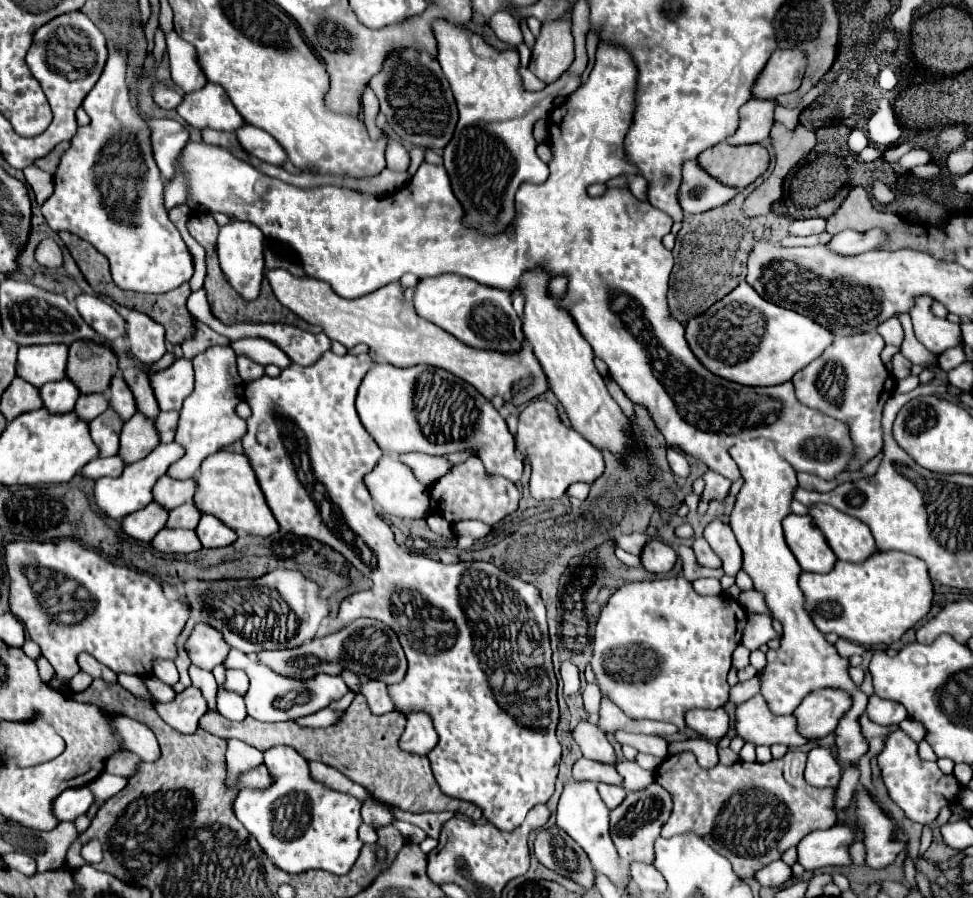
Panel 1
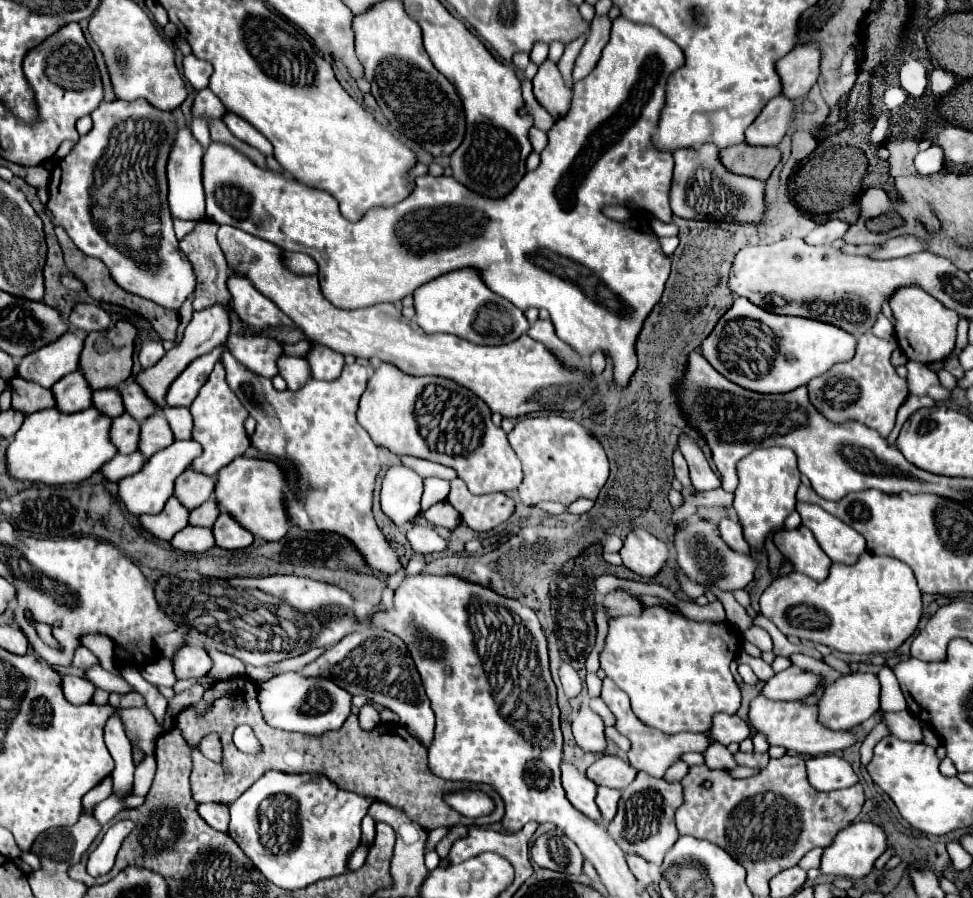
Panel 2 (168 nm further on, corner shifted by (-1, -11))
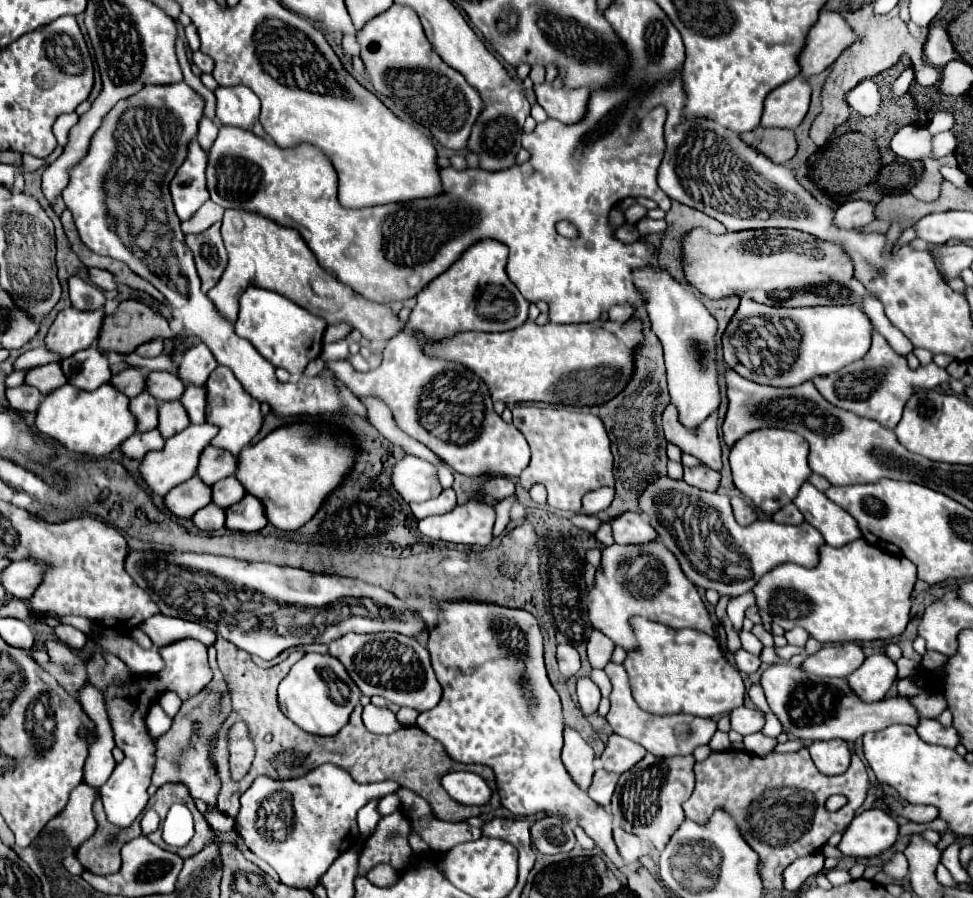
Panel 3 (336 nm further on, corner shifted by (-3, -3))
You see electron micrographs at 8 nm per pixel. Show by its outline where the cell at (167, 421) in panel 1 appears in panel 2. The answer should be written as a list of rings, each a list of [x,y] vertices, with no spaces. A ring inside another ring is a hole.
[[[166,406],[164,416],[170,422],[176,440],[188,440],[192,436],[192,414],[186,406],[178,406],[178,408]]]

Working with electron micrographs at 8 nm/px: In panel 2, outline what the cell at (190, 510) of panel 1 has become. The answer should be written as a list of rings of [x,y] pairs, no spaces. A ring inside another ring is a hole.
[[[208,498],[208,502],[200,504],[196,510],[190,512],[190,524],[192,526],[206,526],[206,528],[212,528],[216,518],[220,514],[220,508],[218,508],[218,502],[216,498]]]

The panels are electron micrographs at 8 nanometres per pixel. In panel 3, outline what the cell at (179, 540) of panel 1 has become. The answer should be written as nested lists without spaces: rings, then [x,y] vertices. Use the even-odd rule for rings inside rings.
[[[208,504],[192,516],[192,522],[196,528],[206,530],[206,532],[220,530],[220,528],[224,528],[224,510],[214,504]]]

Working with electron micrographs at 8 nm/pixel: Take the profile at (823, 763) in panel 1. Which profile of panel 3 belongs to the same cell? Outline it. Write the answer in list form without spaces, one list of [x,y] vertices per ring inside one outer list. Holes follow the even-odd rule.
[[[842,740],[812,742],[808,750],[816,768],[826,776],[838,776],[850,766],[850,746]]]

